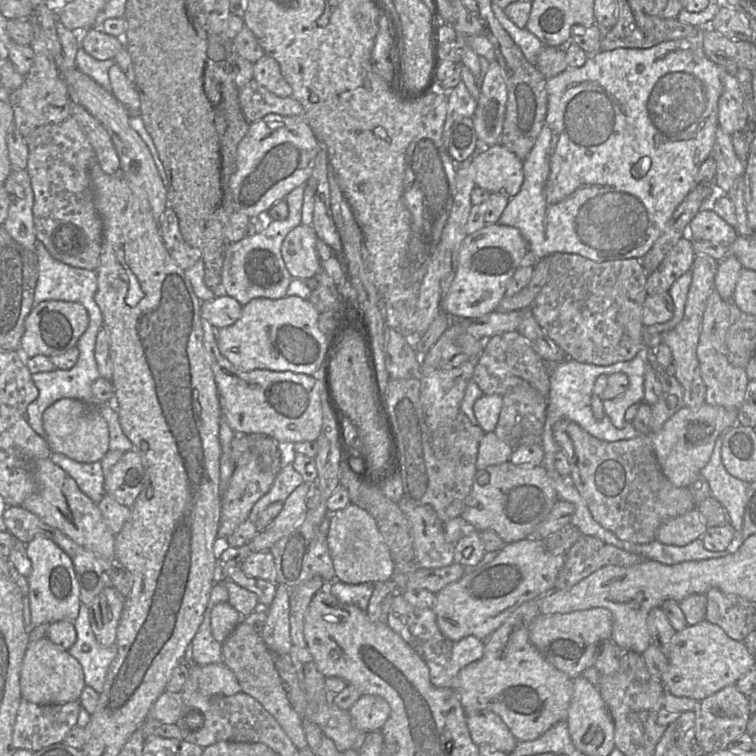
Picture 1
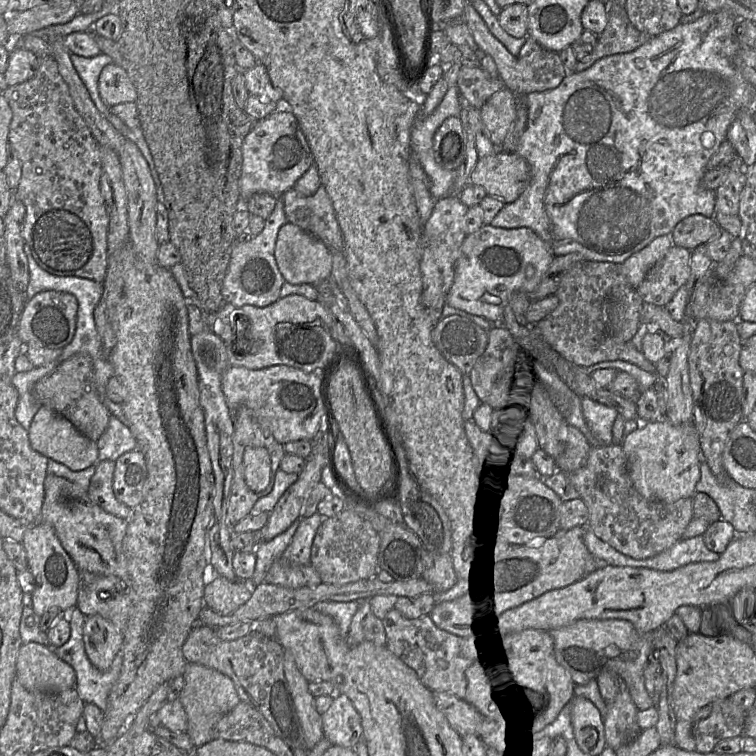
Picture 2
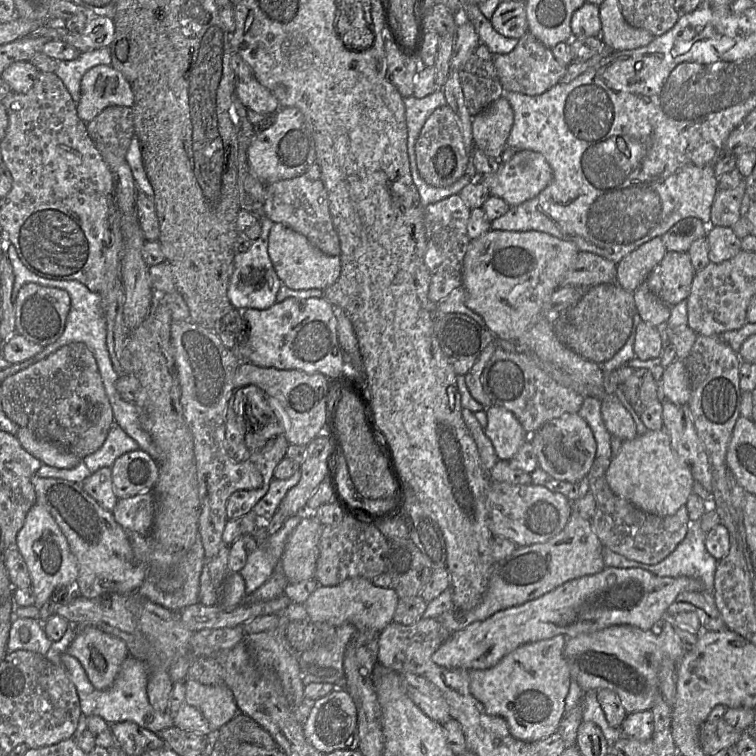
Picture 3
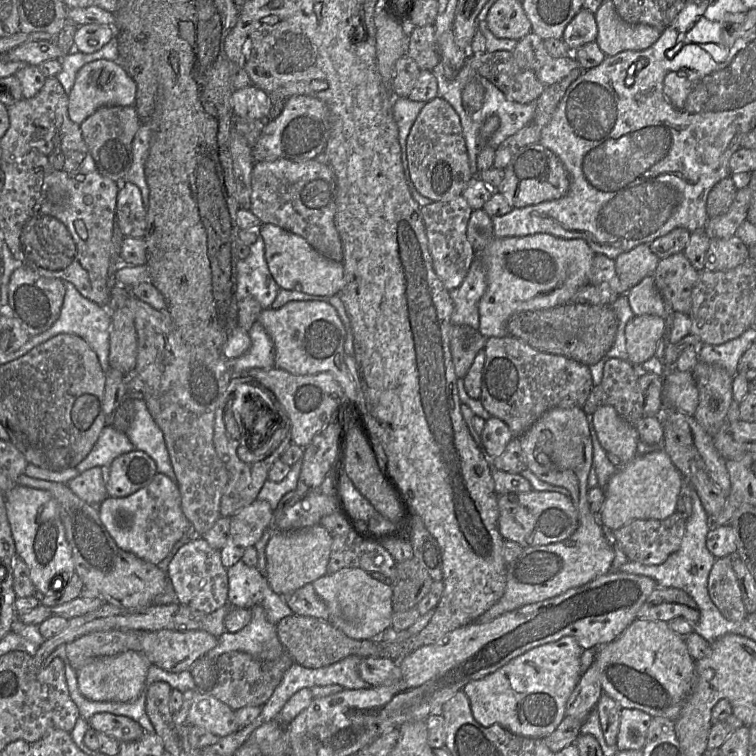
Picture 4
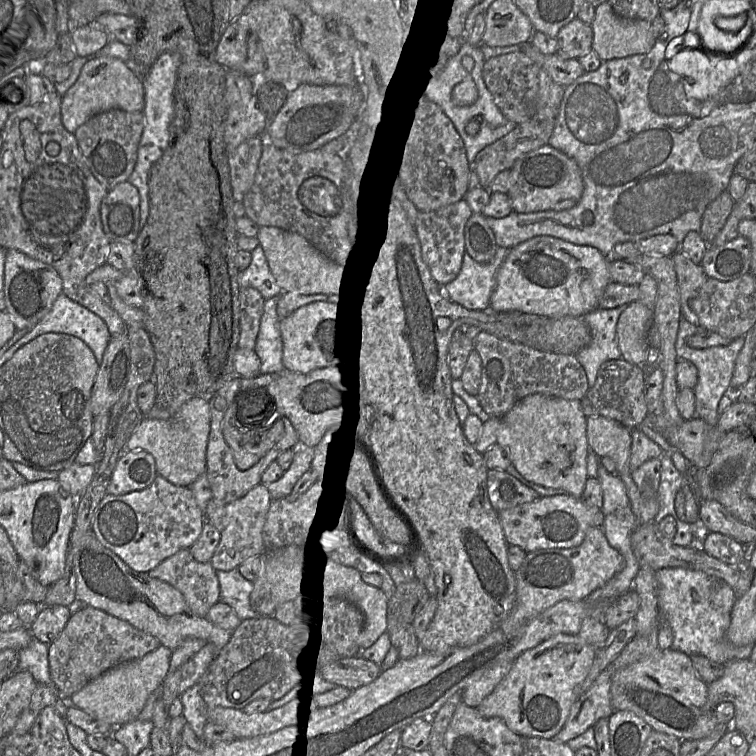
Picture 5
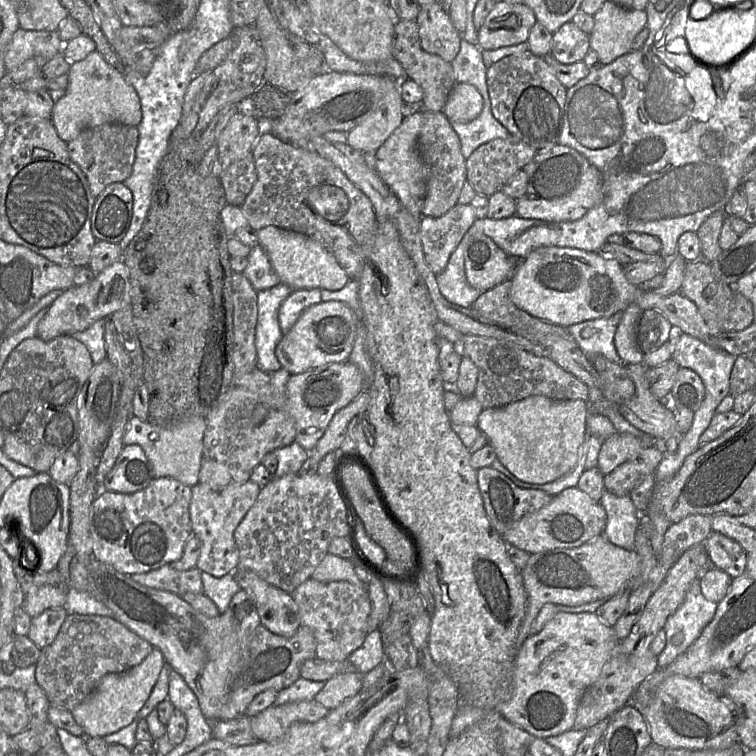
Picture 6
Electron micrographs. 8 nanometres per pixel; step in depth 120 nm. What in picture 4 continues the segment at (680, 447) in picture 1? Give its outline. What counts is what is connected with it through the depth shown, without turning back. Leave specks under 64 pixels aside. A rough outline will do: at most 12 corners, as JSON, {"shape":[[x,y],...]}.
{"shape":[[664,449],[618,467],[601,524],[676,512],[684,476]]}

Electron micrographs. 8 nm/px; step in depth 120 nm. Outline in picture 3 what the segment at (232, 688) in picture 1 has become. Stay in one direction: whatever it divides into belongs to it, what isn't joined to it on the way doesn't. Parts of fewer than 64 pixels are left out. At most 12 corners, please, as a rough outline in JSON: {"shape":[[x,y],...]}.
{"shape":[[186,678],[185,703],[213,733],[239,712],[225,683]]}

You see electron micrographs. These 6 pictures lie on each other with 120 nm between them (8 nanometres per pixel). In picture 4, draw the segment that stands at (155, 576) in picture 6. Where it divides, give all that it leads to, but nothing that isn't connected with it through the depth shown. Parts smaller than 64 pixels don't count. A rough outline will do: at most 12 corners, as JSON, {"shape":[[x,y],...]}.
{"shape":[[184,544],[166,575],[177,603],[209,615],[228,602],[221,552]]}

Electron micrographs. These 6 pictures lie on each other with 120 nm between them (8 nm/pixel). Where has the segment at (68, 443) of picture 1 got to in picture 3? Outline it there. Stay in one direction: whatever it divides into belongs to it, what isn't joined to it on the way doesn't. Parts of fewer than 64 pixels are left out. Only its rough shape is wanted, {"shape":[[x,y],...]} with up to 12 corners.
{"shape":[[28,428],[17,435],[22,447],[42,464],[71,469],[82,460]]}

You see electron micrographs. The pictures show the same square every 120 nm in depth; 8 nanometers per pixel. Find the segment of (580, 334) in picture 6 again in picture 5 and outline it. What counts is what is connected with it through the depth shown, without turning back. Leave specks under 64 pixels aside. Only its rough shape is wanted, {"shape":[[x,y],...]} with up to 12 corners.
{"shape":[[626,306],[582,317],[589,345],[575,354],[595,385],[604,362],[622,359],[616,326]]}

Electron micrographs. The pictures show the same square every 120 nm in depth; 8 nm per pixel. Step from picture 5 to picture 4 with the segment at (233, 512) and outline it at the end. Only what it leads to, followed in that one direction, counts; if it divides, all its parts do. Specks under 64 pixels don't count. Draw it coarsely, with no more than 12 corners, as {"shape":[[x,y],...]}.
{"shape":[[256,499],[230,517],[220,550],[226,569],[272,525],[273,510]]}

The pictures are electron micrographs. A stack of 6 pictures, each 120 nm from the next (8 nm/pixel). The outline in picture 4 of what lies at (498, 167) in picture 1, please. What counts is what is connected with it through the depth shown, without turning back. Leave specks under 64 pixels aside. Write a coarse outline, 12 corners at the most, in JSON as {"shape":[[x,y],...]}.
{"shape":[[539,143],[520,149],[493,192],[513,208],[559,199],[569,176]]}

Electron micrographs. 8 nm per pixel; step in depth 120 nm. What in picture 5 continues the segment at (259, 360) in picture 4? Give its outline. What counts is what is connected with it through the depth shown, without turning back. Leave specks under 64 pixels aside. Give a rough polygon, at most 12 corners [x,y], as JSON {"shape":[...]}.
{"shape":[[280,296],[265,300],[254,351],[259,374],[283,369],[277,315]]}

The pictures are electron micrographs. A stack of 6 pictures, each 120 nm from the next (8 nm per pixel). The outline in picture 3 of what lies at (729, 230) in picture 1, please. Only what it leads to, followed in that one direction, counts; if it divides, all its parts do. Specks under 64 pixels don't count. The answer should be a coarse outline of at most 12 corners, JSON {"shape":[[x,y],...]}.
{"shape":[[688,217],[661,236],[667,251],[687,252],[708,229]]}

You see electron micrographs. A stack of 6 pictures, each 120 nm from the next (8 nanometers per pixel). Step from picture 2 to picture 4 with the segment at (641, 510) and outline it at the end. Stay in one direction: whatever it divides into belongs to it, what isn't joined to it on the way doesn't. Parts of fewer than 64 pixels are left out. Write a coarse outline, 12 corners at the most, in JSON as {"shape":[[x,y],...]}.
{"shape":[[687,518],[636,519],[607,531],[629,560],[660,565],[676,552]]}

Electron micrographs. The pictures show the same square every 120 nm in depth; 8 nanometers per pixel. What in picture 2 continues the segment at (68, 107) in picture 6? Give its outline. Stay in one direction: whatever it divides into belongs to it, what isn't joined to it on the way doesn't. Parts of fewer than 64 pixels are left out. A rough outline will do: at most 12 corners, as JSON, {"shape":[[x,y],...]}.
{"shape":[[106,65],[98,91],[108,106],[135,102],[125,70]]}

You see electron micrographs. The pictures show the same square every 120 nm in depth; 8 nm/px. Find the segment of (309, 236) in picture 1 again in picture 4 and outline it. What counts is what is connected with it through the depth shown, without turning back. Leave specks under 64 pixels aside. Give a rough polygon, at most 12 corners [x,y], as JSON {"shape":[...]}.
{"shape":[[261,224],[268,269],[280,289],[340,293],[342,262],[304,238]]}

